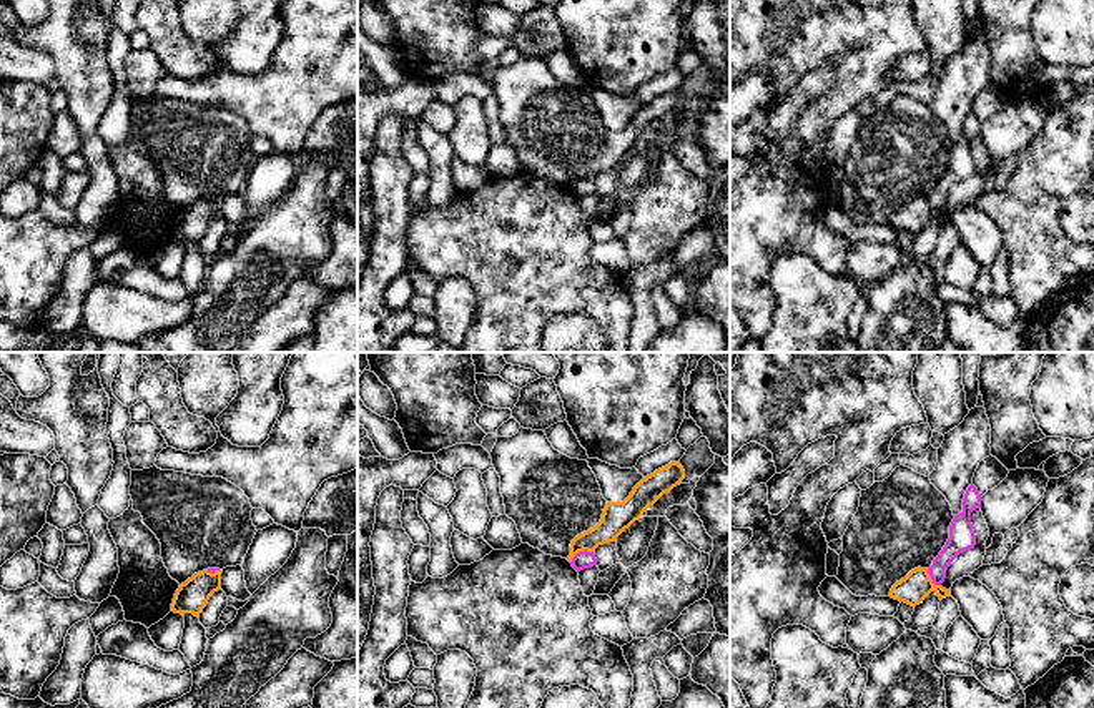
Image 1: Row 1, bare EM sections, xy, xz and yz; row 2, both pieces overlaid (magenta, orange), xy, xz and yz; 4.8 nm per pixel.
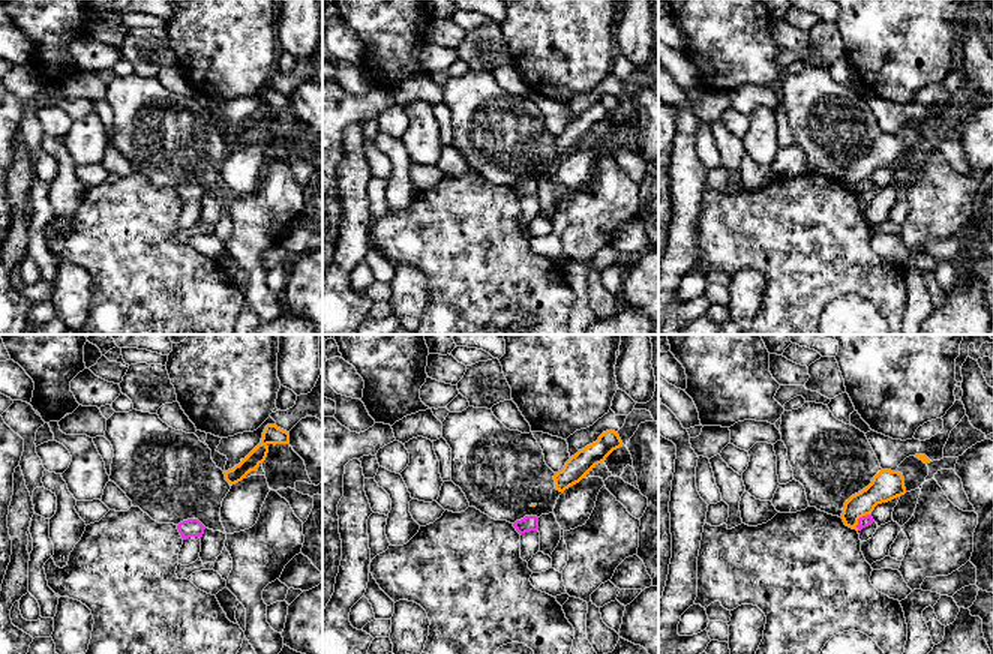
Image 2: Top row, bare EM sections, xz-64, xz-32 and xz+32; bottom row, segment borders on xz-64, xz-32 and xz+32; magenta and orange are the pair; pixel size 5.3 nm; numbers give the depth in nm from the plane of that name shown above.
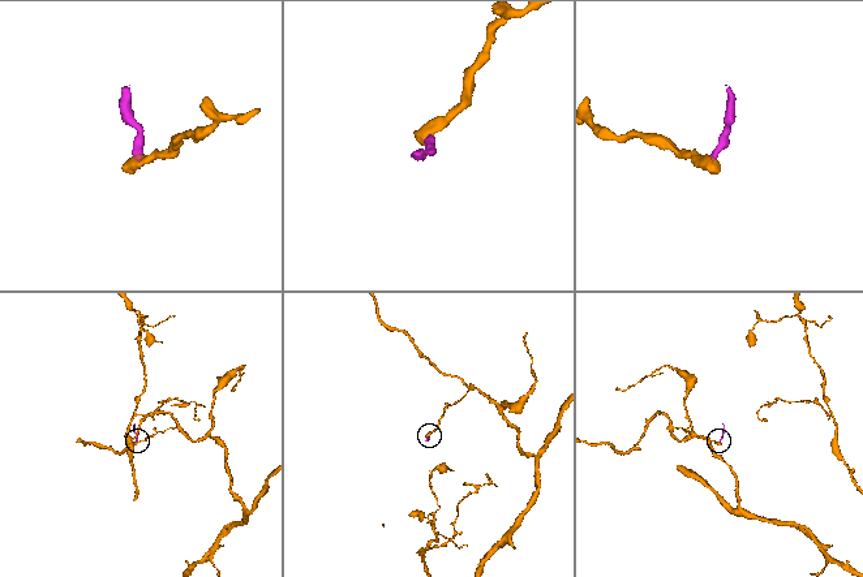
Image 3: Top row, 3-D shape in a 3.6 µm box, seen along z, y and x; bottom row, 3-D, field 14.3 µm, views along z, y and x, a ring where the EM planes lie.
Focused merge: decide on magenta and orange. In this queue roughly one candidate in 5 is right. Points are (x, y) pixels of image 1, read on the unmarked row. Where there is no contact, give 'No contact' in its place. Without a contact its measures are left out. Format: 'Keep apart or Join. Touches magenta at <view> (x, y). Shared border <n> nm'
Keep apart. Touches magenta at xz (581, 180). Shared border 130 nm

